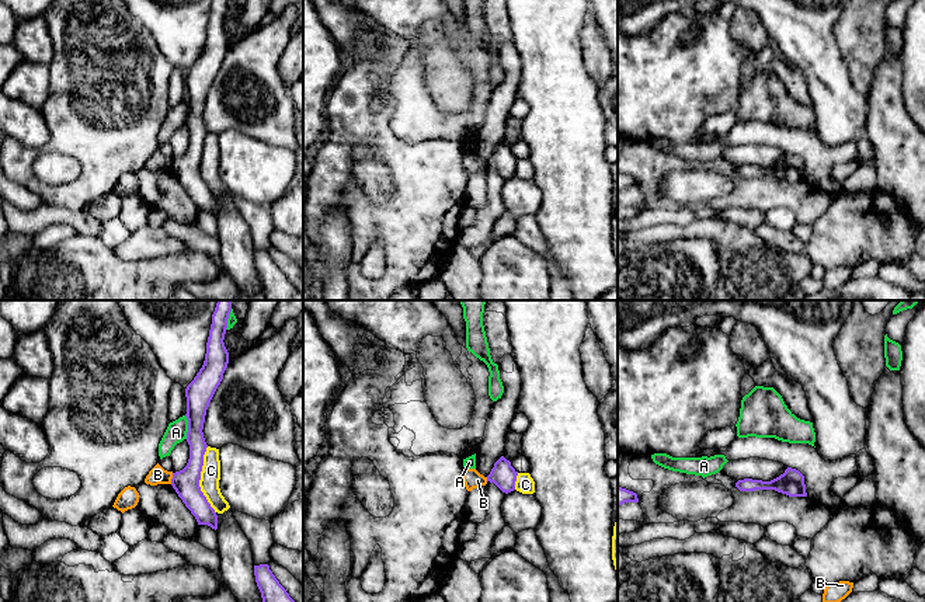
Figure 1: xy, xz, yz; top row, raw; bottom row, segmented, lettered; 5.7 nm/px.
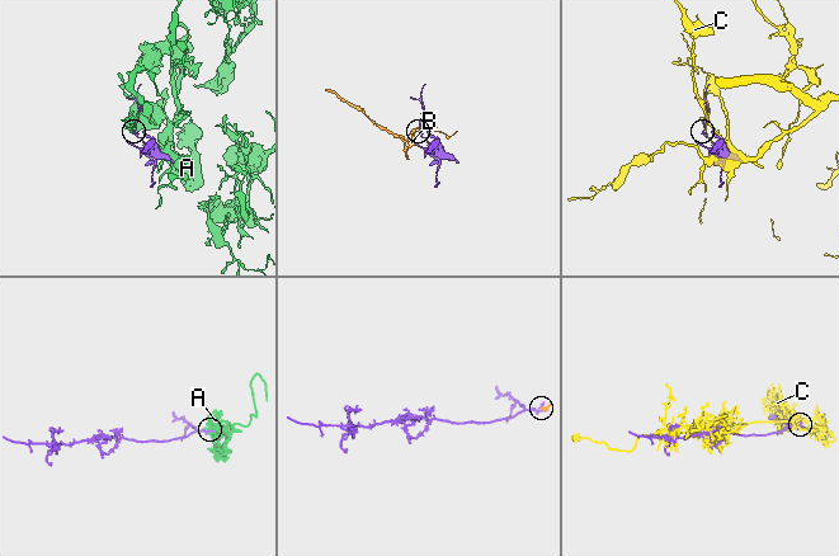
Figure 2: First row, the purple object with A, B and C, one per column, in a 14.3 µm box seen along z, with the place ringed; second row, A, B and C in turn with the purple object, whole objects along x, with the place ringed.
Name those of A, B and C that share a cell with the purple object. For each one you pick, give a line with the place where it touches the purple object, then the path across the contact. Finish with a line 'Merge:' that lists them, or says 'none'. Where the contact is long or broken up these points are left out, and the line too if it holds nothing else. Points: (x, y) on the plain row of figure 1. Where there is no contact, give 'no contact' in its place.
Merge: none

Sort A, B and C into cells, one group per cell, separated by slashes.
A / B / C

